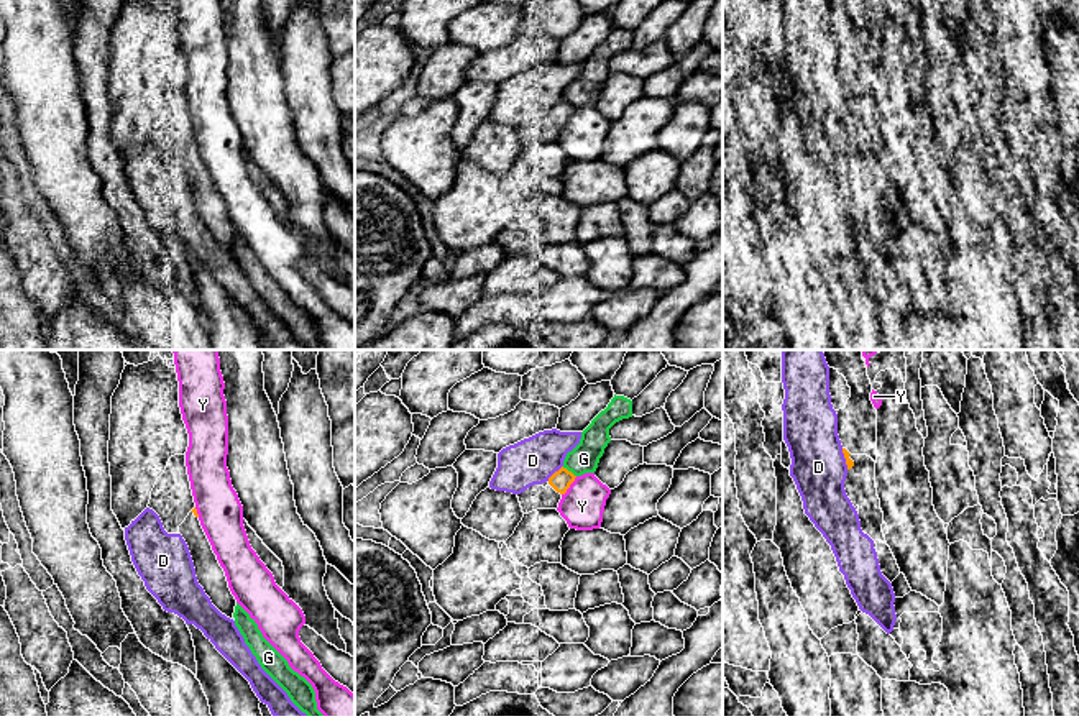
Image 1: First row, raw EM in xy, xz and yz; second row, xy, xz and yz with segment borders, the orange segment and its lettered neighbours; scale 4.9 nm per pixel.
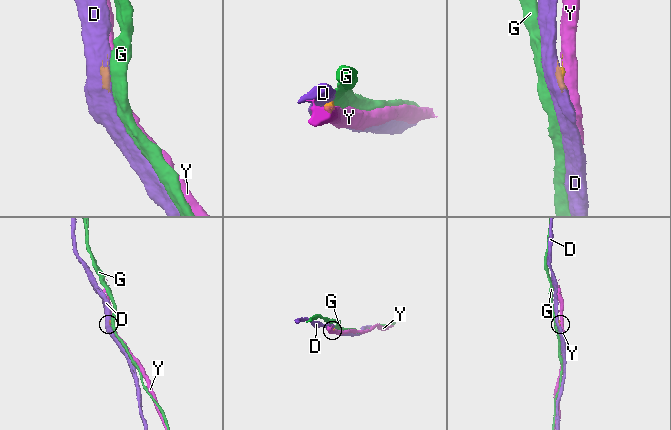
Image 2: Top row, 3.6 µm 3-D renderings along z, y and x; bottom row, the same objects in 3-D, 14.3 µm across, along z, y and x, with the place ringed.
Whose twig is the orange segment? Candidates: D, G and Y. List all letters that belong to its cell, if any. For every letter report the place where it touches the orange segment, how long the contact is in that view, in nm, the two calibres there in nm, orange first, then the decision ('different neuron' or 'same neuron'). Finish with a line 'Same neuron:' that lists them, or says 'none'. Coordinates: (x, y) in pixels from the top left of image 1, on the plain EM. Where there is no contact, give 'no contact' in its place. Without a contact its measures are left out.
D: xz (554, 105) | 110 nm | 100/220 nm | different neuron
G: xz (567, 102) | 90 nm | 100/140 nm | different neuron
Y: xz (569, 119) | 120 nm | 100/220 nm | different neuron
Same neuron: none

